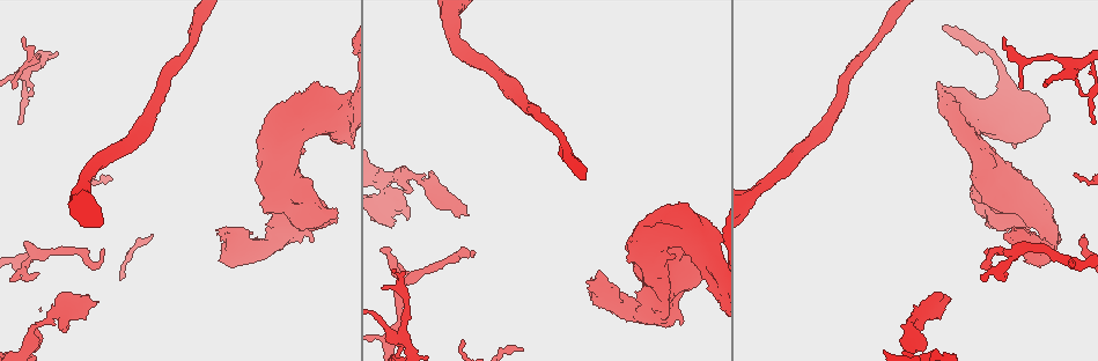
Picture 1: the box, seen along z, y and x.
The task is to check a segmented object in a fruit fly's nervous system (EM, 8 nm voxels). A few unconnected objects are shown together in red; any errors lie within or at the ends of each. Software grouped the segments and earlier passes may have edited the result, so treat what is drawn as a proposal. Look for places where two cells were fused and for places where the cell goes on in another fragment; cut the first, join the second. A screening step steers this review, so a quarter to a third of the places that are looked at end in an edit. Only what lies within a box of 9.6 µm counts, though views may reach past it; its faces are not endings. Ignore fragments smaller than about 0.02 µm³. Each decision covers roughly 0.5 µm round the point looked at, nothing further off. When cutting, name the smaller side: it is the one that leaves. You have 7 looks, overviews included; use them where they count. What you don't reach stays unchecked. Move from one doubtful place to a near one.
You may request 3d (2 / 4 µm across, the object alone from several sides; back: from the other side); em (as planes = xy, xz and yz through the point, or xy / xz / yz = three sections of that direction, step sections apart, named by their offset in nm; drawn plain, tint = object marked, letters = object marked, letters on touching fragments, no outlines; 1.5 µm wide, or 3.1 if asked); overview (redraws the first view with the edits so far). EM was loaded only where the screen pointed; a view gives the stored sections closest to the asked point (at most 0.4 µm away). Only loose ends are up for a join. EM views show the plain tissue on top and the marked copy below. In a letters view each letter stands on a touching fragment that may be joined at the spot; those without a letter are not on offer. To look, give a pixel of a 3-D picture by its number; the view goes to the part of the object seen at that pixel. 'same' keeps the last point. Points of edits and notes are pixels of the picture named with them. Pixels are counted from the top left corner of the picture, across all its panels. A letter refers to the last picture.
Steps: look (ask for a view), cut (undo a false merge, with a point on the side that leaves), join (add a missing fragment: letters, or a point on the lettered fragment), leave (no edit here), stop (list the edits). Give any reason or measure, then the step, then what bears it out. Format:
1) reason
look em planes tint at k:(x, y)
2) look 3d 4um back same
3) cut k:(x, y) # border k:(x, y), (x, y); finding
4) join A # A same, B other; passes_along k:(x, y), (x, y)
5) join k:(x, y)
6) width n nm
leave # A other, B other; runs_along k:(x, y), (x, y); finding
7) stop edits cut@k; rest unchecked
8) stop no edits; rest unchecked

free end
look 3d 2um at 1:(936, 84)

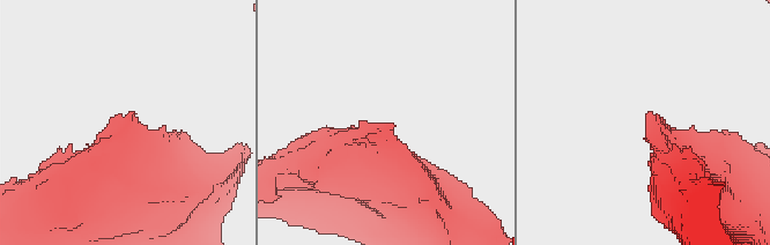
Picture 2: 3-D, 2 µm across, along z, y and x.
now the EM
look em xz step 4 letters at 2:(387, 125)

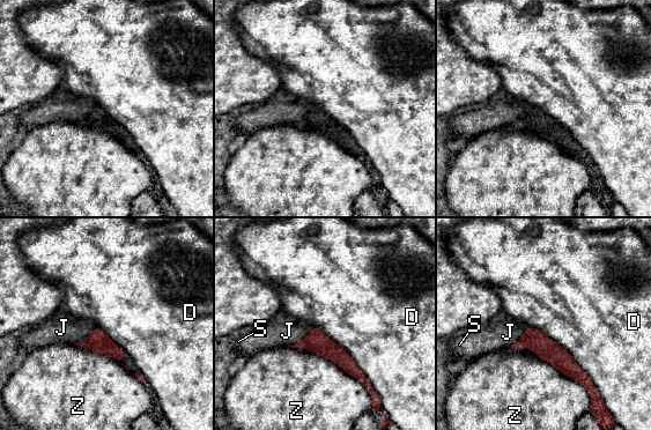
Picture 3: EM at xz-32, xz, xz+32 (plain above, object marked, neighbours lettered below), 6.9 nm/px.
cut it another way
look em planes letters same

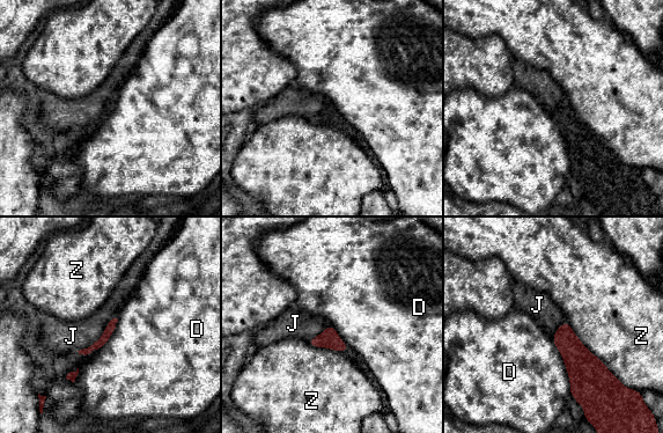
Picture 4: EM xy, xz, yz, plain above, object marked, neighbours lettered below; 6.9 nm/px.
longest_contact Z 500 nm
leave # D other, J other, Z other; none of them fits

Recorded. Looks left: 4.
arms part here
look 3d 2um at 1:(1072, 63)

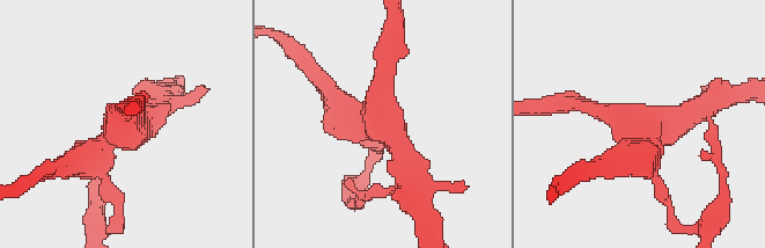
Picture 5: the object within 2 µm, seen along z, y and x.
look em yz step 4 tint at 5:(122, 127)

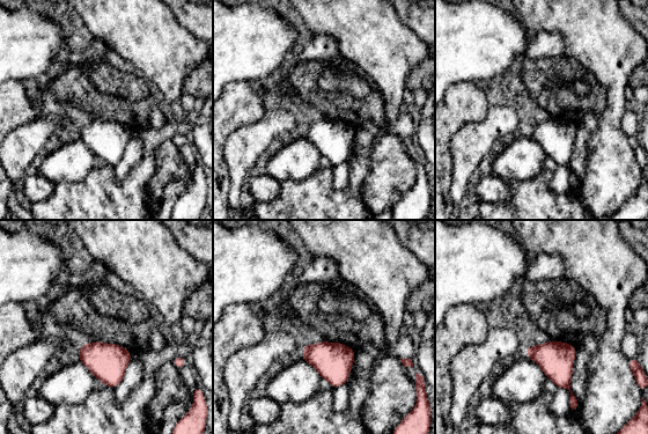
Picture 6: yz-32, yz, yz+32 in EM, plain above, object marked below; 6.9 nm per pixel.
look em planes letters same

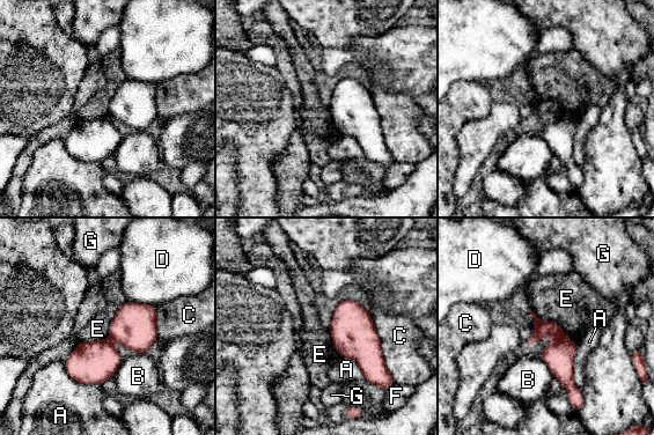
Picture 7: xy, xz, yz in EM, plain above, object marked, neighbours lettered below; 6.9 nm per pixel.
leave # A other, B other, C other, D other, E other, F other, G other; border 7:(368, 311), (395, 382); continuous, no second cell

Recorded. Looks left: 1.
stops while still wide
look em xz step 4 letters at 1:(98, 301)

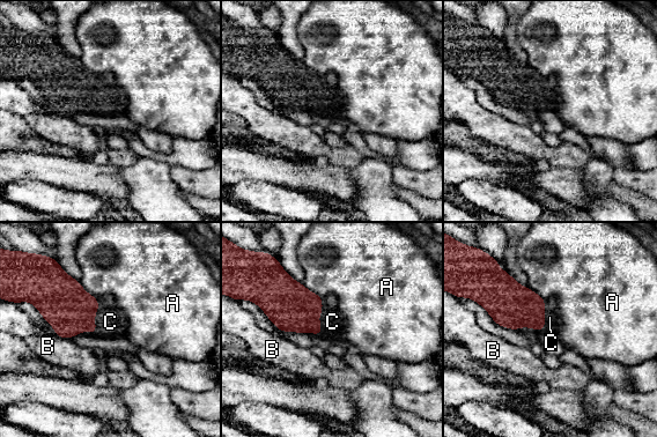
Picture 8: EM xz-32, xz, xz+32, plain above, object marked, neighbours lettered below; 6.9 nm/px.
join C # A other, B other, C same; passes_along 8:(61, 301), (96, 310), (110, 321); it goes on there

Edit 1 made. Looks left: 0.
stop edits join@8; rest unchecked

